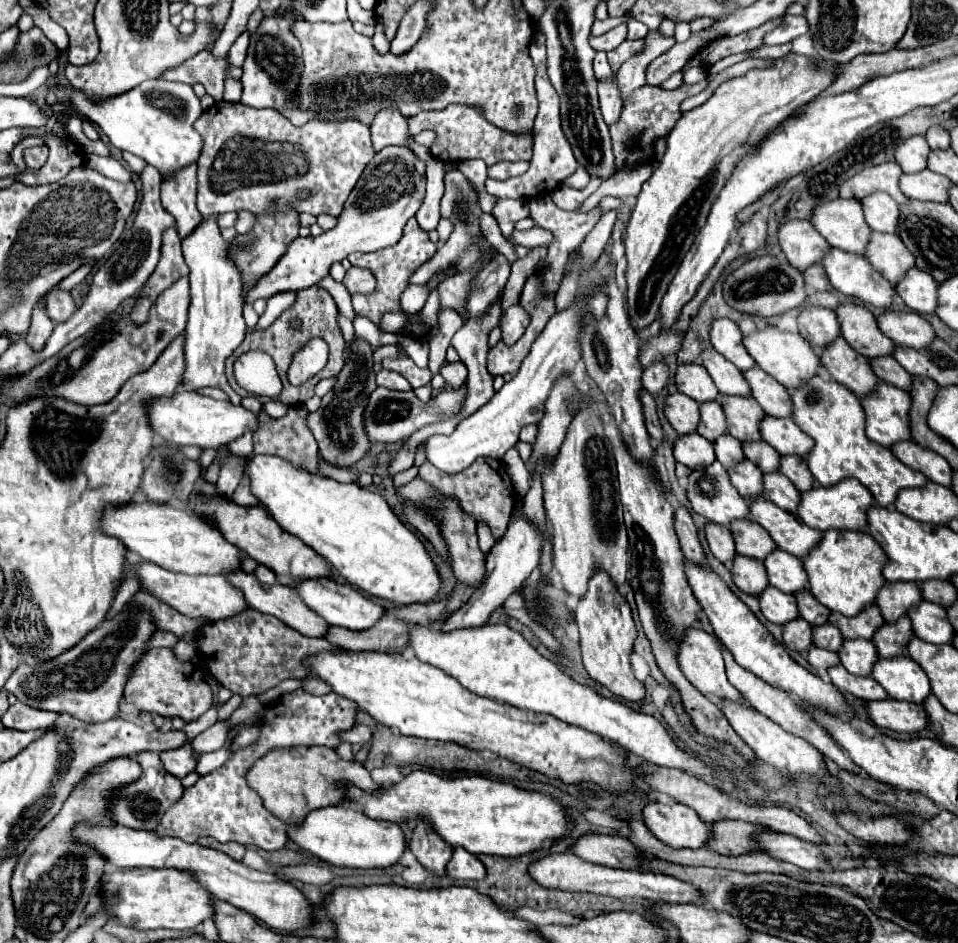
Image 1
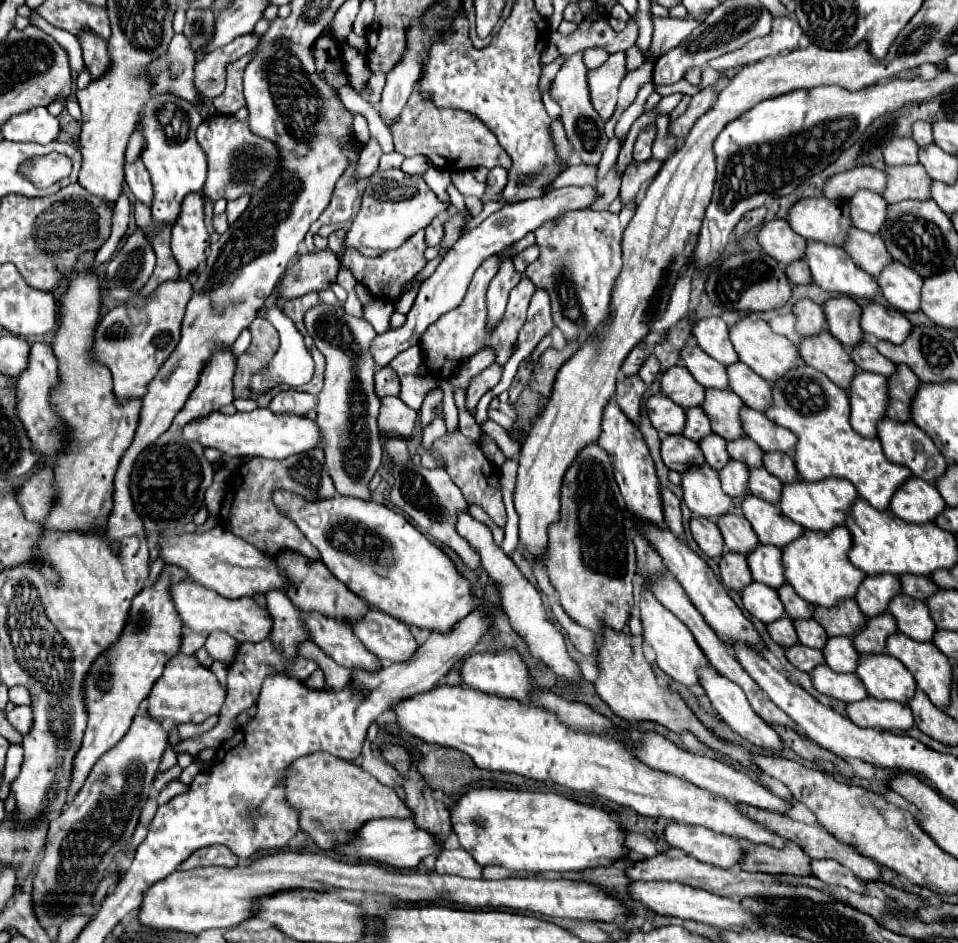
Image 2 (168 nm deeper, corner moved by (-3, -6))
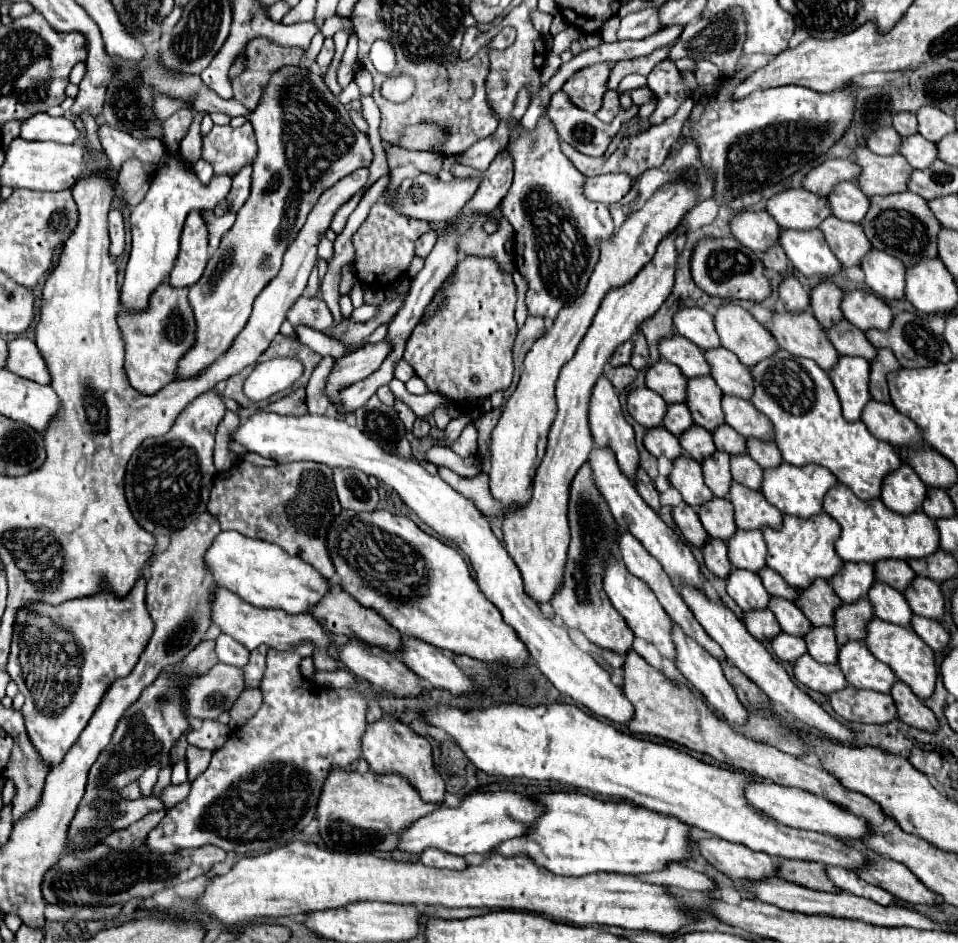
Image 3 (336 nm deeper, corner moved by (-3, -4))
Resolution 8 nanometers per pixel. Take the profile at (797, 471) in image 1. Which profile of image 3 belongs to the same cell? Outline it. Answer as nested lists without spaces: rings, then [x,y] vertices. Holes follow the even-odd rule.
[[[748,438],[748,454],[752,456],[752,460],[756,460],[764,470],[768,468],[778,468],[782,464],[782,454],[776,446],[776,442],[770,440],[756,440],[756,438]]]

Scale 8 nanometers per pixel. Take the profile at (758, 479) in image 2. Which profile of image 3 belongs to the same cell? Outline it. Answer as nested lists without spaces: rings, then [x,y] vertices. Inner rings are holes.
[[[748,454],[732,458],[732,478],[738,484],[742,484],[750,490],[760,490],[762,478],[764,478],[762,474],[764,474],[764,470]]]

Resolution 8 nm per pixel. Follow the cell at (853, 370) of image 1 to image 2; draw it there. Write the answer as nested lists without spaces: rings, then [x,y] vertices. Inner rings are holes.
[[[828,330],[814,334],[812,338],[800,338],[798,350],[800,358],[808,366],[824,372],[836,386],[844,390],[850,386],[856,374],[856,364],[846,354],[846,348],[838,344],[838,340],[834,340]]]

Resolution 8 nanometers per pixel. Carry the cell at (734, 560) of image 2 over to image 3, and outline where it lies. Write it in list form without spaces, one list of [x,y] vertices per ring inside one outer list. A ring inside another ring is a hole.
[[[708,538],[706,546],[704,546],[704,560],[706,560],[706,566],[708,566],[708,570],[712,574],[716,574],[716,576],[720,576],[724,580],[730,576],[732,562],[728,558],[728,546],[726,546],[726,542]]]

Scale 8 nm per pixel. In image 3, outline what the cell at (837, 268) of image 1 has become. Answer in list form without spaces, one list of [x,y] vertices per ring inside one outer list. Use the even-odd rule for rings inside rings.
[[[784,230],[780,234],[780,246],[792,266],[804,276],[834,278],[842,272],[842,264],[826,246],[826,238],[820,230]]]

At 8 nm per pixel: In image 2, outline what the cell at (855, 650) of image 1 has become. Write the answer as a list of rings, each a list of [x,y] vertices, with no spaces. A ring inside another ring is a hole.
[[[846,636],[828,638],[822,648],[826,666],[830,666],[834,672],[854,672],[858,664],[858,652],[852,646],[852,640]]]

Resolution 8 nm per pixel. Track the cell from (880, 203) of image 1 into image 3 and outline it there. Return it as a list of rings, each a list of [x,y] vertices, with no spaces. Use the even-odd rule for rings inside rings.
[[[856,182],[838,184],[834,194],[828,196],[828,200],[836,218],[854,224],[860,224],[870,208],[870,198],[862,192],[860,186],[856,186]]]

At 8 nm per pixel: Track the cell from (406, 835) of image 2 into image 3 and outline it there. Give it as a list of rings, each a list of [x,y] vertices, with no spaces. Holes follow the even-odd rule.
[[[474,792],[462,800],[460,808],[442,806],[402,830],[398,834],[398,850],[406,854],[422,854],[426,848],[438,848],[458,856],[486,854],[498,846],[498,842],[524,834],[538,814],[542,814],[542,806],[534,804],[528,796],[514,792]]]

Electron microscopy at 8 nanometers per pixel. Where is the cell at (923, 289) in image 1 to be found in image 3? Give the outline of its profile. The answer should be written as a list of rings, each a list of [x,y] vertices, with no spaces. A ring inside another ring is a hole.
[[[870,250],[862,260],[866,284],[884,300],[902,300],[906,296],[906,266],[882,250]]]

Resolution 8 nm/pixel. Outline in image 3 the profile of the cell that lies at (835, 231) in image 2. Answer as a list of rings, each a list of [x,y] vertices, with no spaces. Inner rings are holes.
[[[790,188],[790,190],[784,190],[776,196],[772,196],[768,200],[768,208],[766,208],[774,220],[784,228],[784,230],[814,230],[822,224],[824,218],[832,216],[830,212],[830,204],[824,196],[818,196],[818,194],[812,194],[804,188]]]

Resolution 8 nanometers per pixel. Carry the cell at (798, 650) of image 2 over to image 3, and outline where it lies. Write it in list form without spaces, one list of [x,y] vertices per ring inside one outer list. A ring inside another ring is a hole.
[[[778,634],[774,640],[772,640],[772,648],[774,648],[774,654],[780,658],[780,660],[786,660],[786,662],[796,662],[802,654],[806,654],[806,642],[798,636],[790,636],[790,634]]]

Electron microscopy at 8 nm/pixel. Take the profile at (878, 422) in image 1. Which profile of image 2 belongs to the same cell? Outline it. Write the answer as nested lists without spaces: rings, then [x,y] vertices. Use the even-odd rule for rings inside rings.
[[[858,370],[850,382],[848,398],[852,428],[866,438],[876,438],[876,424],[886,416],[886,378]]]

